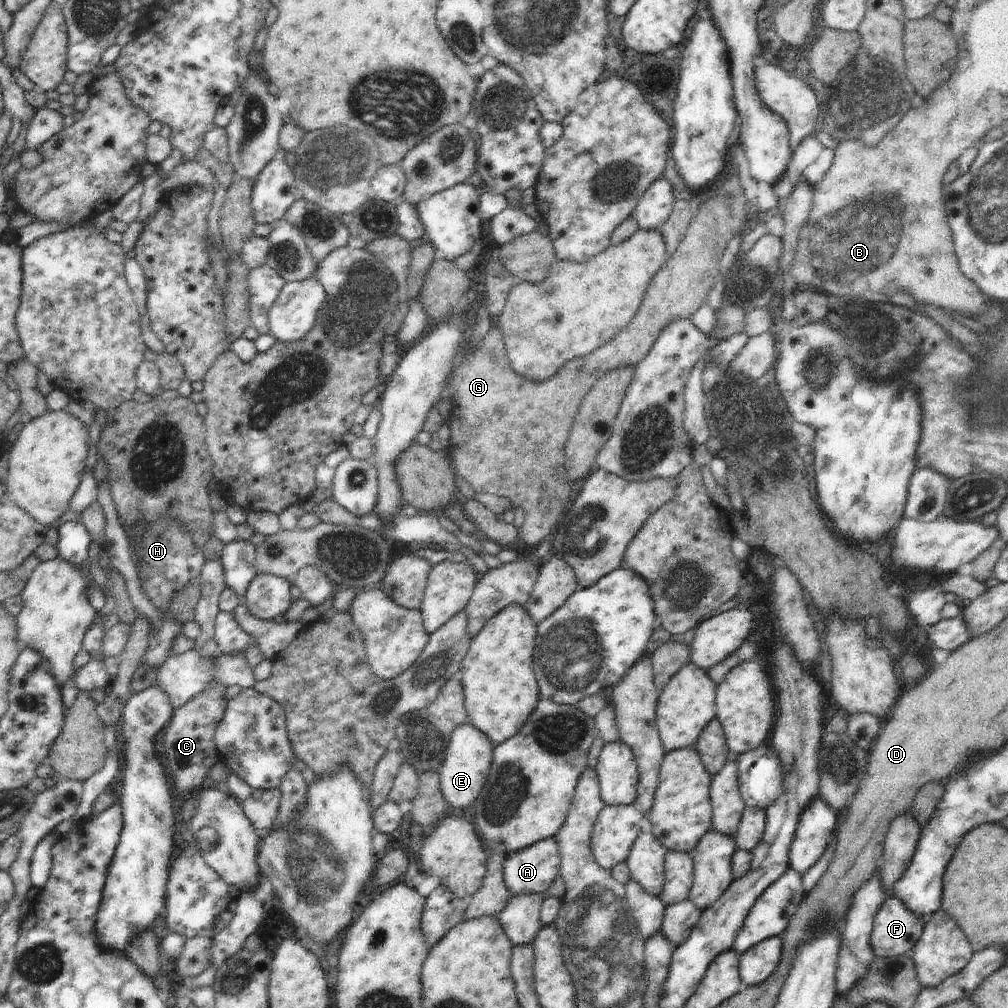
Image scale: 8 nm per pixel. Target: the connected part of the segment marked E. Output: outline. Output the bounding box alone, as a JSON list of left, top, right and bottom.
[439,722,493,808]

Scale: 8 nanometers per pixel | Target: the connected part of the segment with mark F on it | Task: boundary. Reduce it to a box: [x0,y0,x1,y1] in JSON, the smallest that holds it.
[870,896,929,958]

